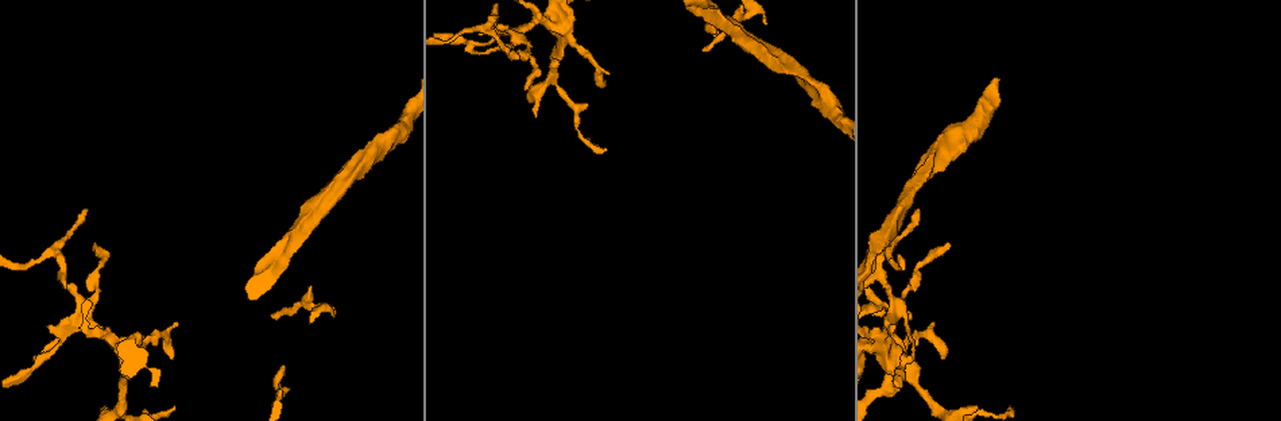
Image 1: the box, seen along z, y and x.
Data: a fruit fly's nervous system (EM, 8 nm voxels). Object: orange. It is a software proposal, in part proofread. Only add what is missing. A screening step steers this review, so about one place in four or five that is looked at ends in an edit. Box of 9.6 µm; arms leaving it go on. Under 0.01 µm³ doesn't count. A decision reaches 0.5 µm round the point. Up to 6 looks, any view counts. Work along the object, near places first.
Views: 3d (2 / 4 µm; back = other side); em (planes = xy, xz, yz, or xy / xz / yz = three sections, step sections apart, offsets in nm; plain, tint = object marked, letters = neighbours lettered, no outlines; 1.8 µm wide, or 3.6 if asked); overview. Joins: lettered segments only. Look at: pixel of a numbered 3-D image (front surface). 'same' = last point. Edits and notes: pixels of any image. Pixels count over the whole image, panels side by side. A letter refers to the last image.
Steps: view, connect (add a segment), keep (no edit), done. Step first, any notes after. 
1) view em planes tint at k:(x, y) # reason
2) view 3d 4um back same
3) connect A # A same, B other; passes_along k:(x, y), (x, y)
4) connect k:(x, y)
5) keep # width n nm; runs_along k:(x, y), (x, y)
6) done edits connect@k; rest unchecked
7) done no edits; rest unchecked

view 3d 4um at 1:(884, 309) # thin end

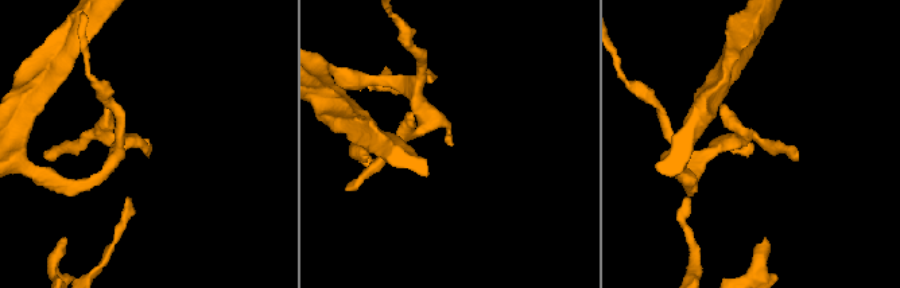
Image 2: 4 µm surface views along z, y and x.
view em 3.6um planes letters at 2:(453, 144)

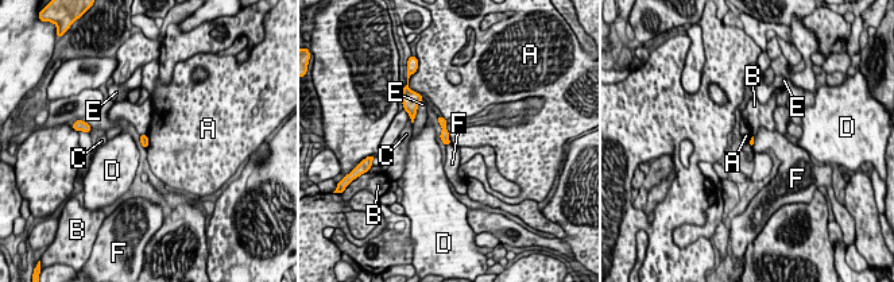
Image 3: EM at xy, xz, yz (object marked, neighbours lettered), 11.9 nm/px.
keep # A other, B other, C other, D other, E other, F other; border 3:(146, 135), (147, 147); no lettered segment goes on from it

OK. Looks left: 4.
view 3d 4um at 1:(536, 116) # an open end

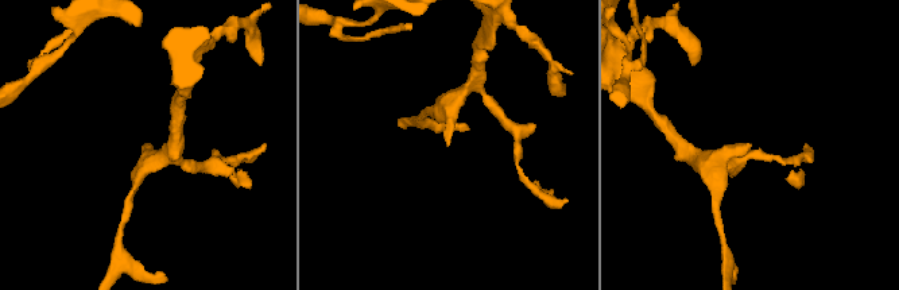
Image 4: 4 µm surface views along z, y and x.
view em yz step 4 letters at 4:(751, 146)

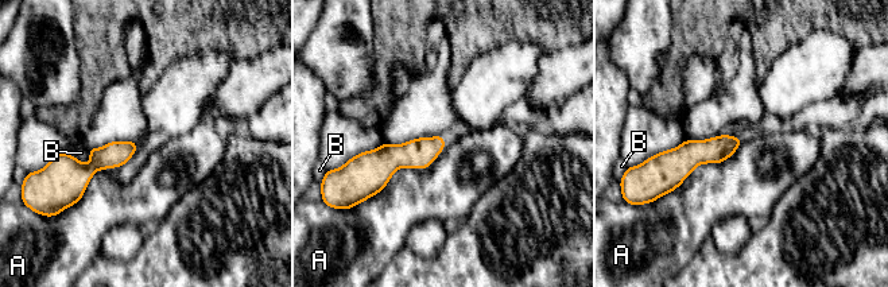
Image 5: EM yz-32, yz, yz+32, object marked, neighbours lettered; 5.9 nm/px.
keep # A other, B other; runs_along 5:(132, 144), (90, 167), (62, 158); no lettered segment goes on from it

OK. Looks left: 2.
done no edits; rest unchecked

